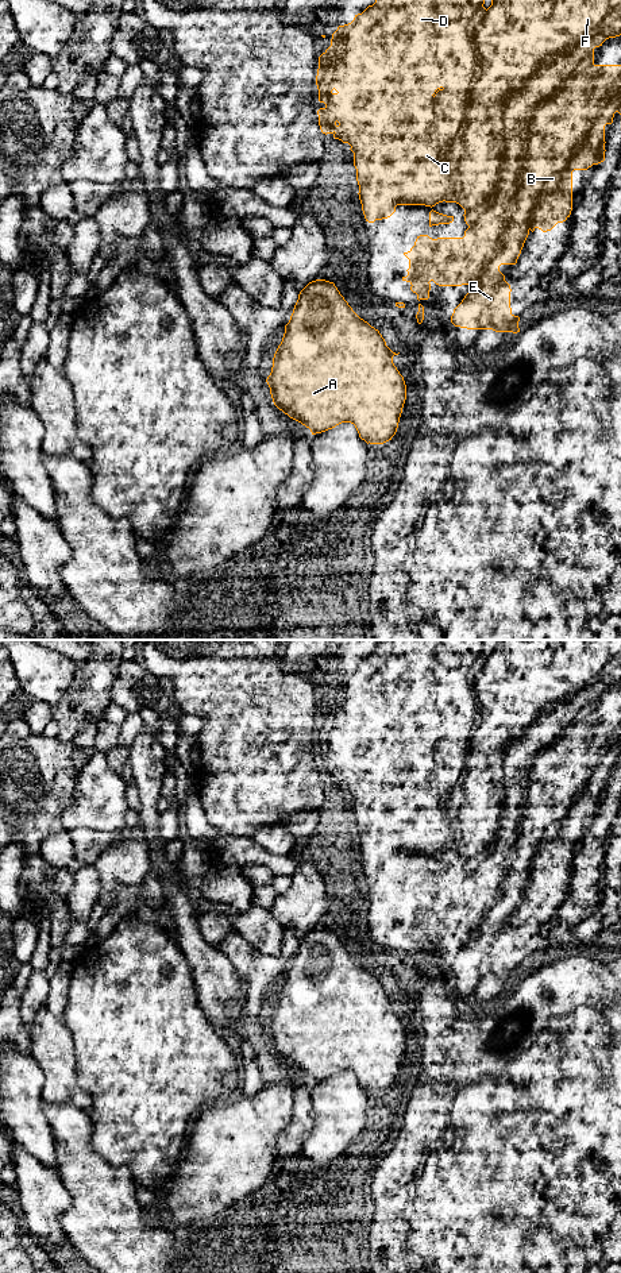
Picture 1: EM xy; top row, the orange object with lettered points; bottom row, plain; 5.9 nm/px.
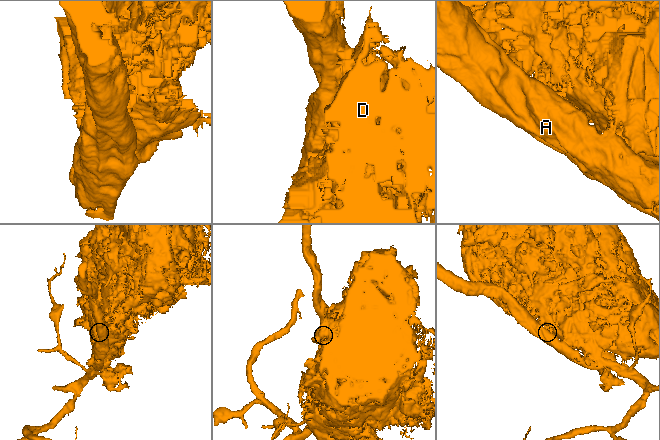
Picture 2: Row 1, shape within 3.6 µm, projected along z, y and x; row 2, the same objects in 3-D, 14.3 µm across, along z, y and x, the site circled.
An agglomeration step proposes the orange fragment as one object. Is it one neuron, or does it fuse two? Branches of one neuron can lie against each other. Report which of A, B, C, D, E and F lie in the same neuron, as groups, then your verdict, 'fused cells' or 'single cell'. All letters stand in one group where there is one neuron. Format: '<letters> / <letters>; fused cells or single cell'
A / B C D E F; fused cells

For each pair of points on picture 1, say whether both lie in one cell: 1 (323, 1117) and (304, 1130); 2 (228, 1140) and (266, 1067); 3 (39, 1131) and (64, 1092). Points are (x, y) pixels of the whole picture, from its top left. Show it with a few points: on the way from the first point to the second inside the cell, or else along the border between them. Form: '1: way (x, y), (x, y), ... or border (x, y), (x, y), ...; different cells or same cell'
1: border (311, 1094), (311, 1133), (300, 1152); different cells
2: border (262, 1086), (286, 1083), (292, 1090), (292, 1099); different cells
3: border (41, 1071), (43, 1075), (42, 1099), (45, 1102); different cells

